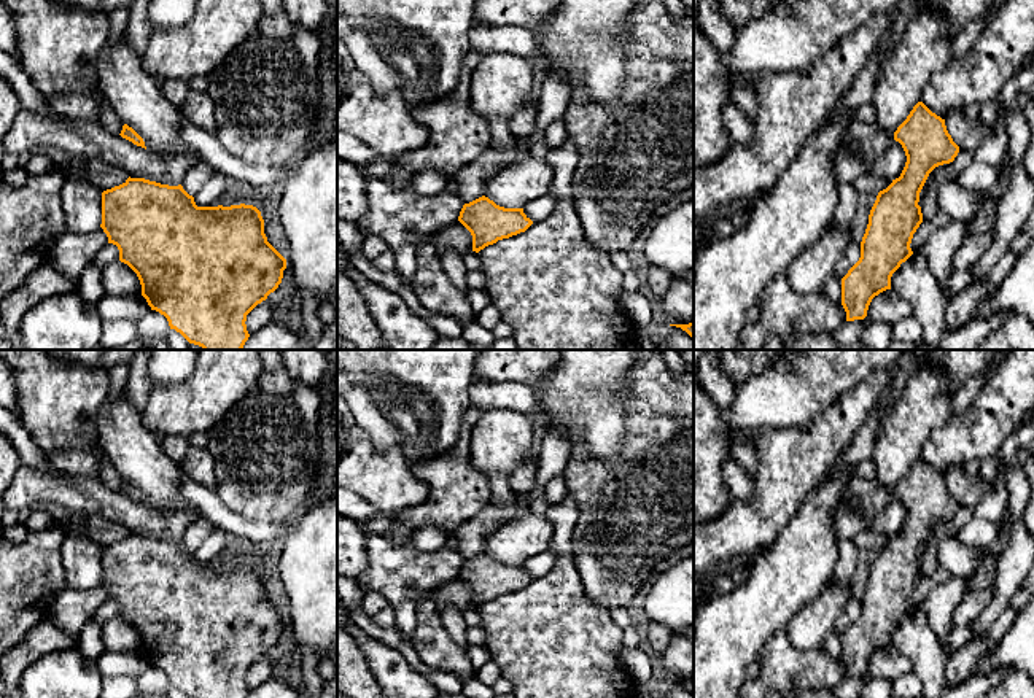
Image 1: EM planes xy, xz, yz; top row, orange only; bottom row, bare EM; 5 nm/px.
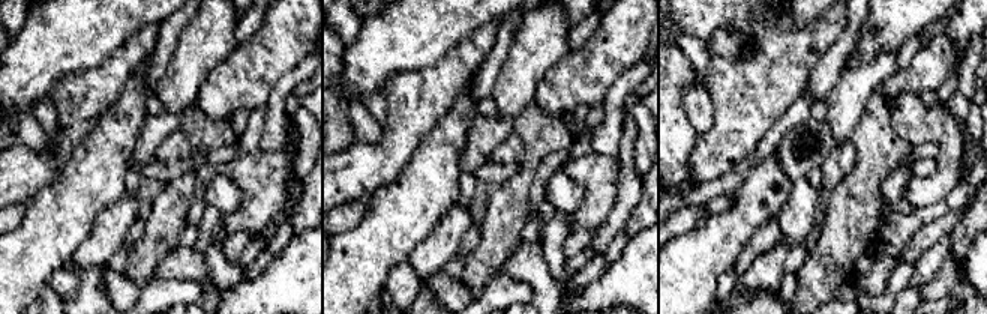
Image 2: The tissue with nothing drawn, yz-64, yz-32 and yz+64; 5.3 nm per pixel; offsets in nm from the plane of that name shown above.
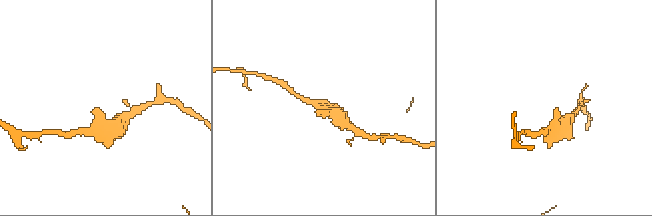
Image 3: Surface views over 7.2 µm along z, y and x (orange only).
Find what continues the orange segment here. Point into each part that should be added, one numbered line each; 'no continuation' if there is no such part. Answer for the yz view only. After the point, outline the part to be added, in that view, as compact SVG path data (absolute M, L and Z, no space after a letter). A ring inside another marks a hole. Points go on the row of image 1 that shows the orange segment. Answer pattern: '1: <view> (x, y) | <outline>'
no continuation

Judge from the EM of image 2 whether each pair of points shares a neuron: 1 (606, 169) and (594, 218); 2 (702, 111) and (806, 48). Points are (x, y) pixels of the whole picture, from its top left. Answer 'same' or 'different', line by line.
1: same
2: different

